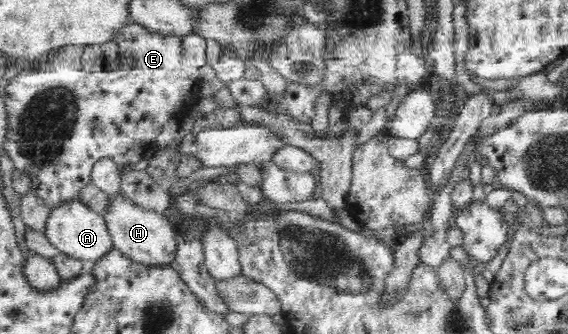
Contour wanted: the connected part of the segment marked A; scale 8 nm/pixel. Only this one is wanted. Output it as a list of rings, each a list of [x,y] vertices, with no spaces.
[[[80,199],[64,202],[58,205],[58,208],[52,209],[52,214],[46,224],[45,234],[52,245],[56,246],[61,253],[68,254],[71,258],[80,260],[84,264],[93,265],[102,261],[115,248],[109,232],[109,224],[106,223],[104,215],[90,209]]]

